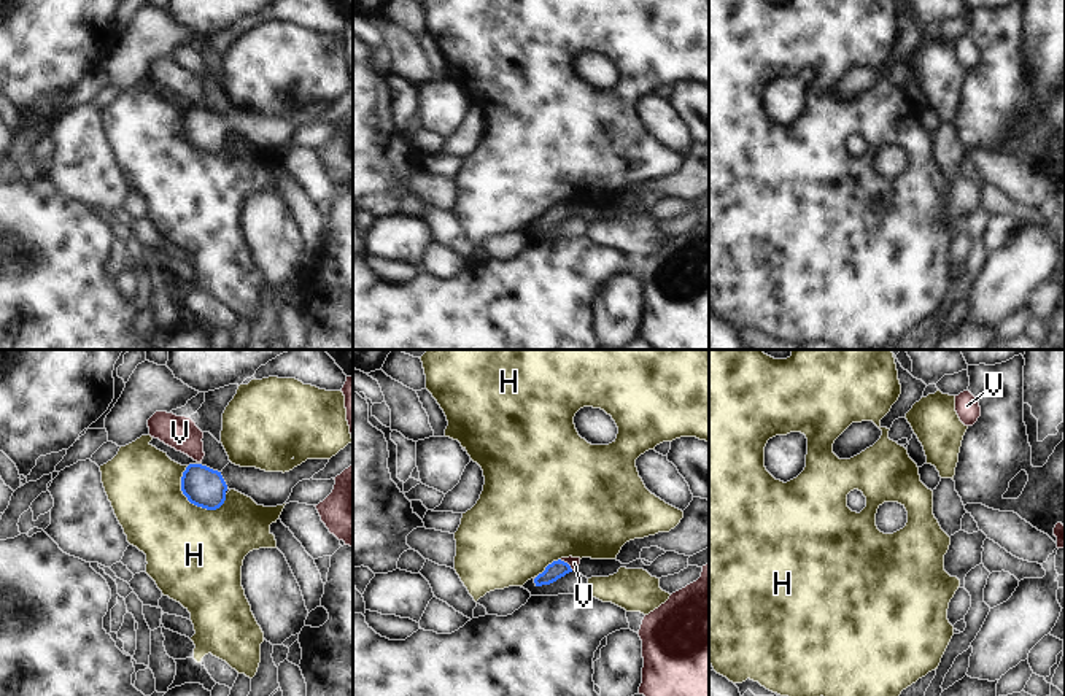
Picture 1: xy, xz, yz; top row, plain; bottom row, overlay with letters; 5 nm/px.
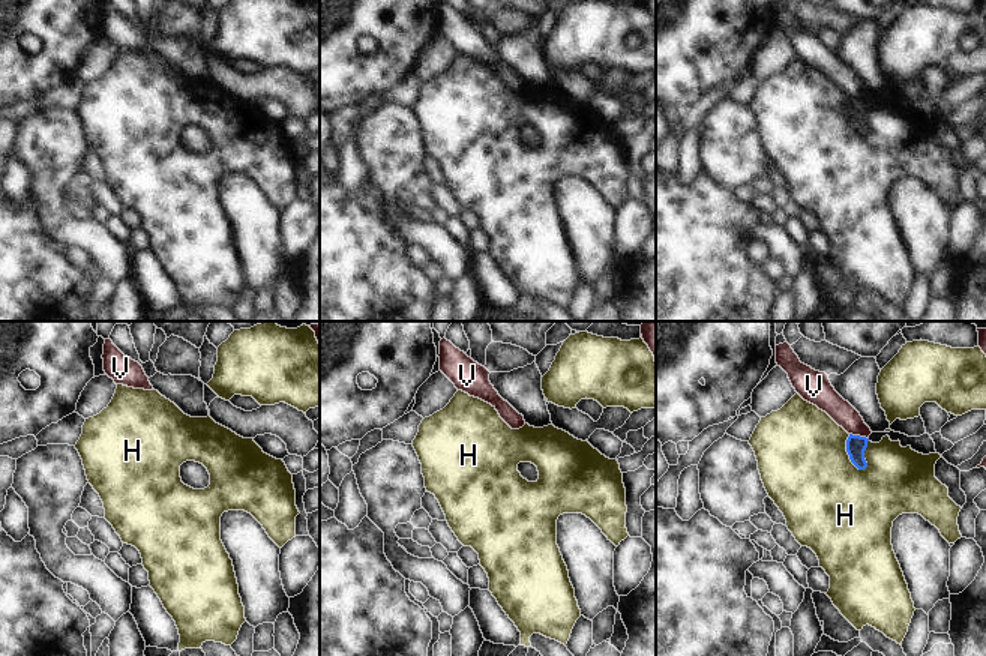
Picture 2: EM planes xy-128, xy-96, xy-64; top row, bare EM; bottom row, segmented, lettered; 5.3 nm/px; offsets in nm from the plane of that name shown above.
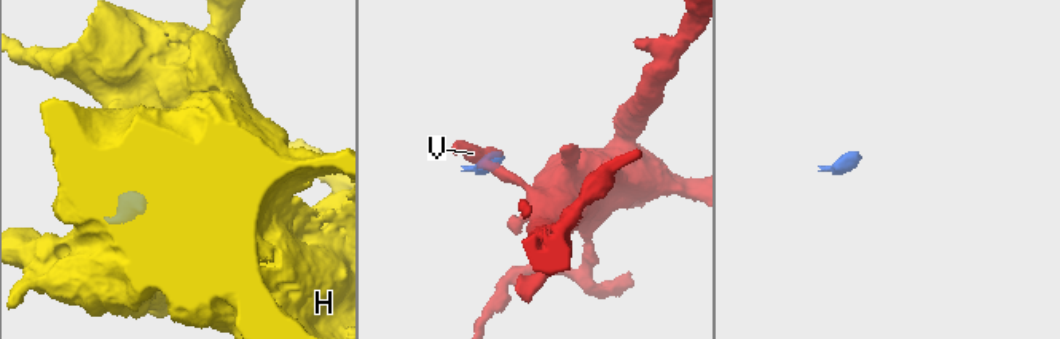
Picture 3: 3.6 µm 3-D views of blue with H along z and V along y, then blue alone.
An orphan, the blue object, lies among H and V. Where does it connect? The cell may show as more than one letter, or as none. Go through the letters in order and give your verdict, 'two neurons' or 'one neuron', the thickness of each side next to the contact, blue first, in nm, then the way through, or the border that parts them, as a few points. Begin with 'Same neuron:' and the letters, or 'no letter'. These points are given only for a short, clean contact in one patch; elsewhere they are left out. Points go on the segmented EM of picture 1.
Same neuron: no letter
H: two neurons; calibres 200 and 420 nm
V: two neurons; calibres 90 and 50 nm; border xz (560, 560), (573, 569)

